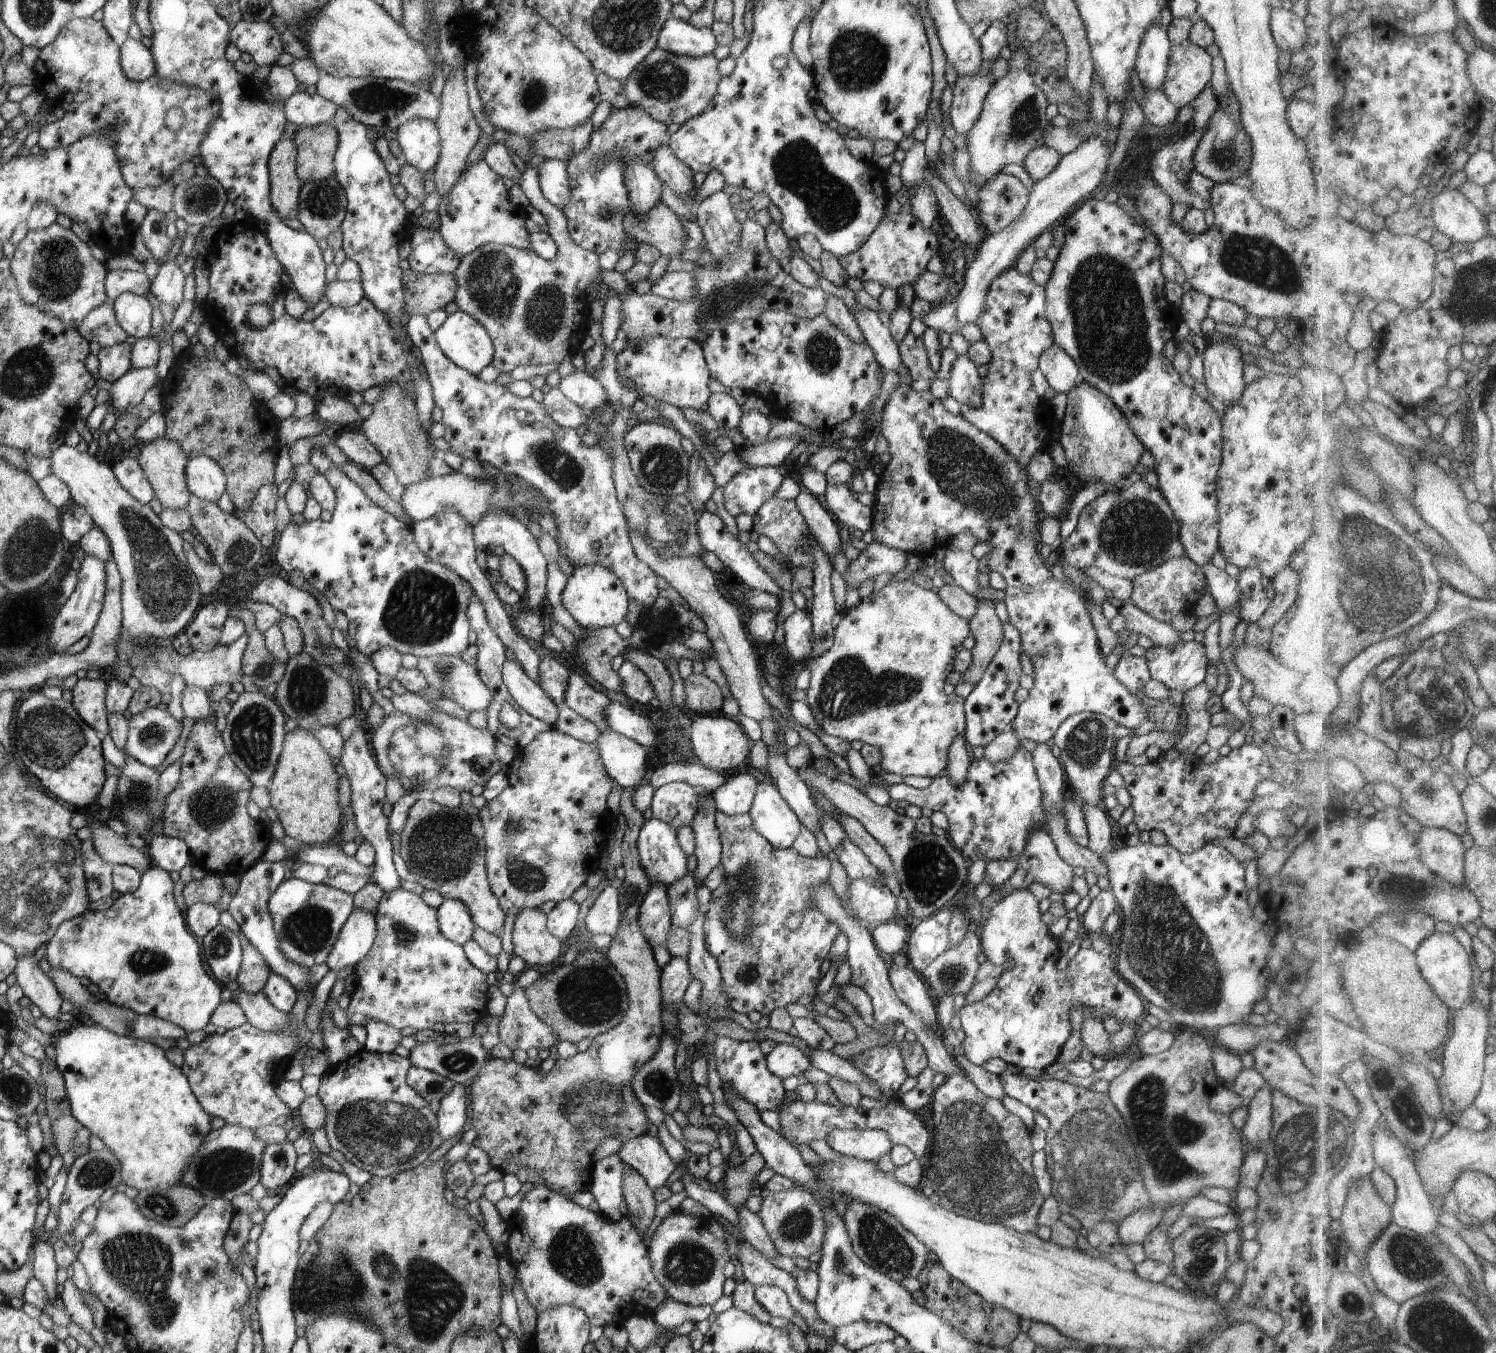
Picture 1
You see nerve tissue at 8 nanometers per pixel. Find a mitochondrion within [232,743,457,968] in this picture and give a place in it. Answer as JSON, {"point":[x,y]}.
{"point":[308,929]}

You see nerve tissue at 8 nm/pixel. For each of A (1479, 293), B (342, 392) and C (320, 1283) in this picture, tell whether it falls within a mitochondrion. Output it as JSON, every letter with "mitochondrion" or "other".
{"A":"mitochondrion","B":"other","C":"mitochondrion"}

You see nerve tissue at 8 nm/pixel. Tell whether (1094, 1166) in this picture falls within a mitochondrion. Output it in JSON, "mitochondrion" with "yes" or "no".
{"mitochondrion":"yes"}

